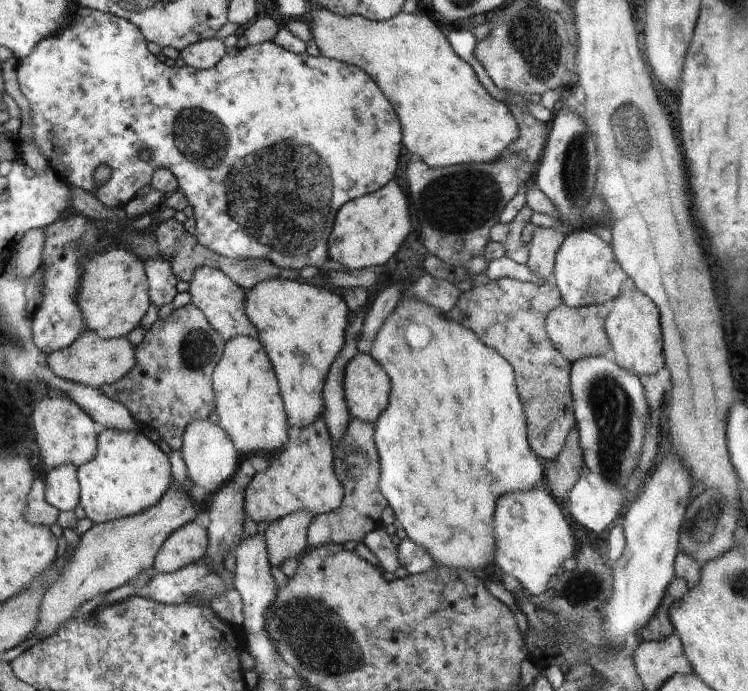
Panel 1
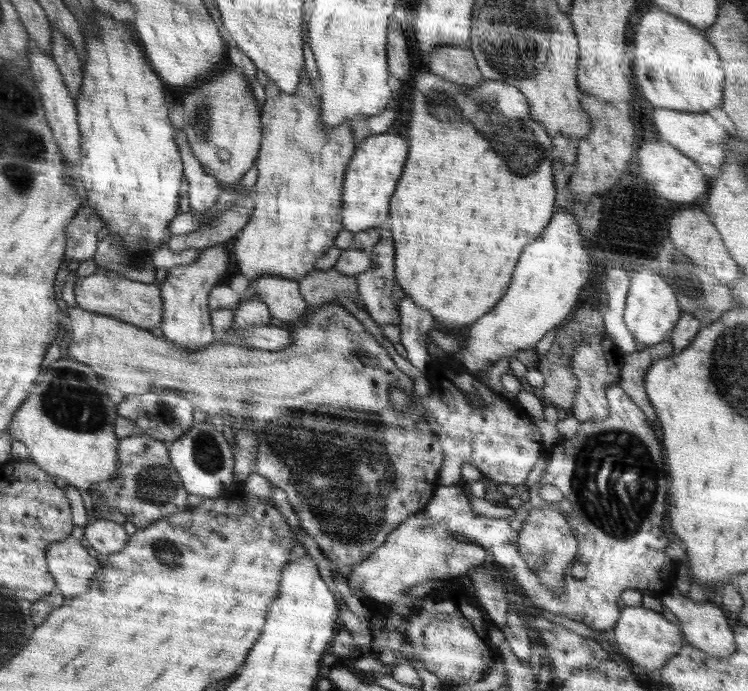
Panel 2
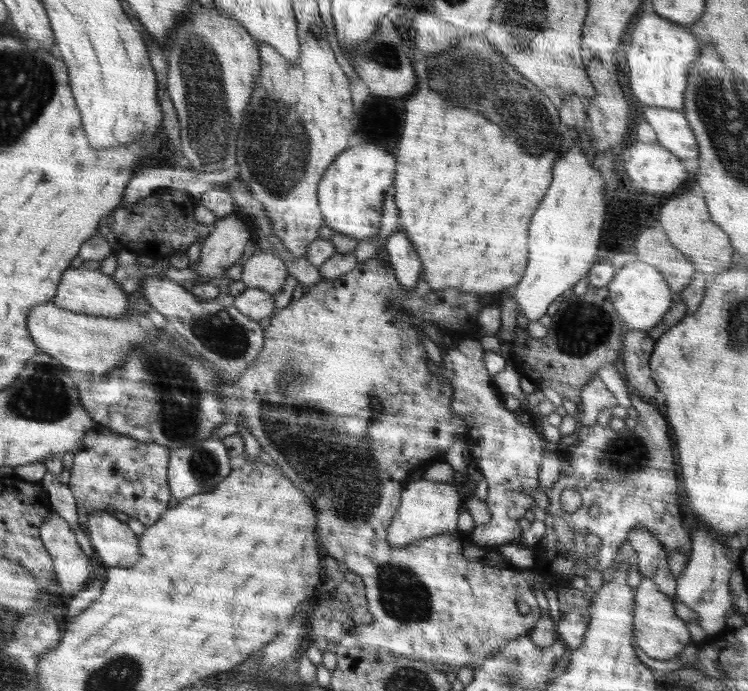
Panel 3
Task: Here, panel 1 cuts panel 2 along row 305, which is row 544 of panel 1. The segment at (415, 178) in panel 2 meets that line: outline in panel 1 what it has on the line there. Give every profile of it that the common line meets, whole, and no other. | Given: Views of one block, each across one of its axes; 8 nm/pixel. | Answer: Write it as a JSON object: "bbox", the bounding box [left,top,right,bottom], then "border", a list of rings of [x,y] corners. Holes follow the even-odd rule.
{"bbox":[370,295,544,573],"border":[[[404,295],[370,348],[370,354],[384,366],[392,382],[390,404],[374,424],[381,468],[379,489],[408,539],[426,548],[440,567],[475,573],[494,563],[492,514],[498,498],[516,490],[532,490],[544,478],[544,468],[528,442],[526,415],[512,366],[496,350],[486,348],[476,334],[444,320],[440,312],[416,296]]]}

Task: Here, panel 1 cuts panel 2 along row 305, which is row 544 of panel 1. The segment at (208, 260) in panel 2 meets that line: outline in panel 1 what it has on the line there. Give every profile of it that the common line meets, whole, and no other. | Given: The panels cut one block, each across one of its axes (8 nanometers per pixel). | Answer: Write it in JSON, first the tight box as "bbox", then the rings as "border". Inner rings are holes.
{"bbox":[153,521,207,573],"border":[[[194,521],[188,522],[174,531],[159,548],[153,564],[154,573],[173,573],[188,564],[200,562],[207,550],[207,529]]]}

